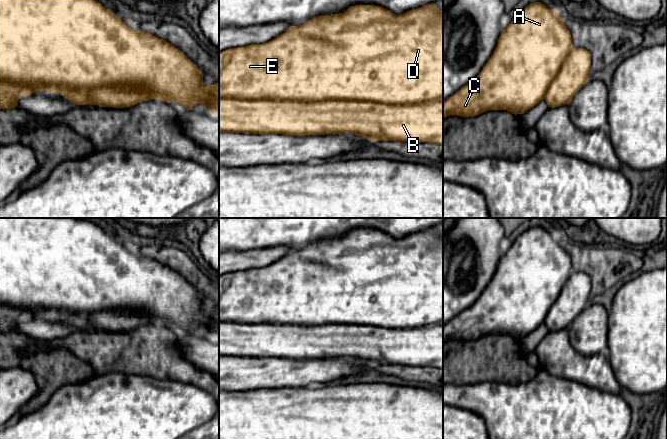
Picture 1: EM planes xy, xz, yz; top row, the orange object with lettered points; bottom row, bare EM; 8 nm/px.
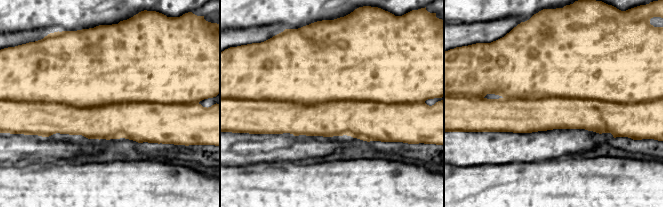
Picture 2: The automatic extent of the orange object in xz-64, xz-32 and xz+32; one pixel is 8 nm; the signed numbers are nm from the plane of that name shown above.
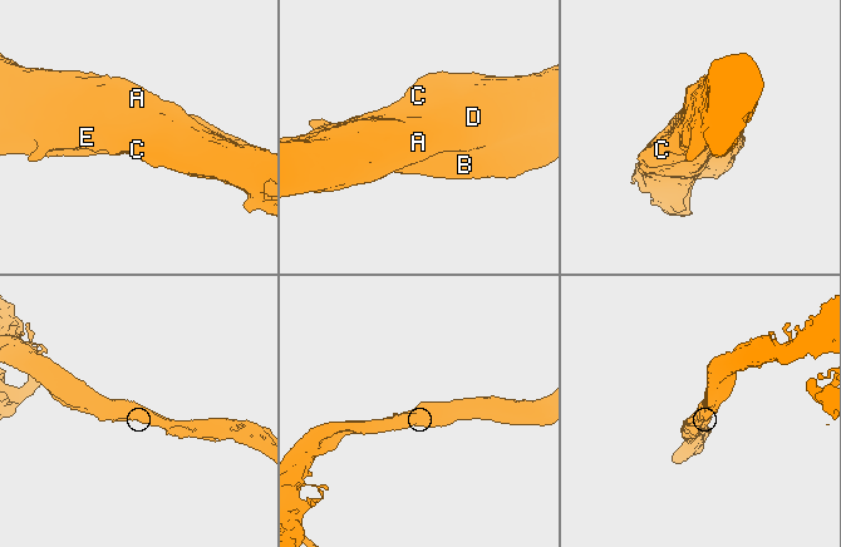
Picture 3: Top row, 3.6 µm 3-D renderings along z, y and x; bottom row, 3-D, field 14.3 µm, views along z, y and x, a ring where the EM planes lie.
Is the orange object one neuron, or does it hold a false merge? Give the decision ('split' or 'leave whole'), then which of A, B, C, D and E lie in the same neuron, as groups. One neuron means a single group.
split | A C D E / B

